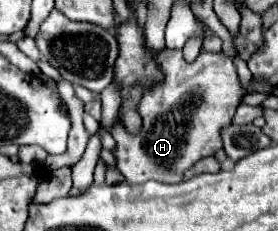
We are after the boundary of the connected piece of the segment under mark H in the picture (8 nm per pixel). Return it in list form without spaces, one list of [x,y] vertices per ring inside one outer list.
[[[165,47],[155,57],[155,63],[159,65],[163,79],[147,85],[141,95],[137,105],[137,113],[143,119],[141,131],[125,131],[121,111],[117,113],[111,129],[115,139],[113,155],[117,159],[117,169],[129,185],[139,185],[151,179],[161,183],[181,183],[183,173],[189,167],[223,147],[219,131],[231,123],[235,107],[243,99],[243,87],[237,77],[235,61],[223,51],[201,51],[193,63],[187,63],[179,49]]]

